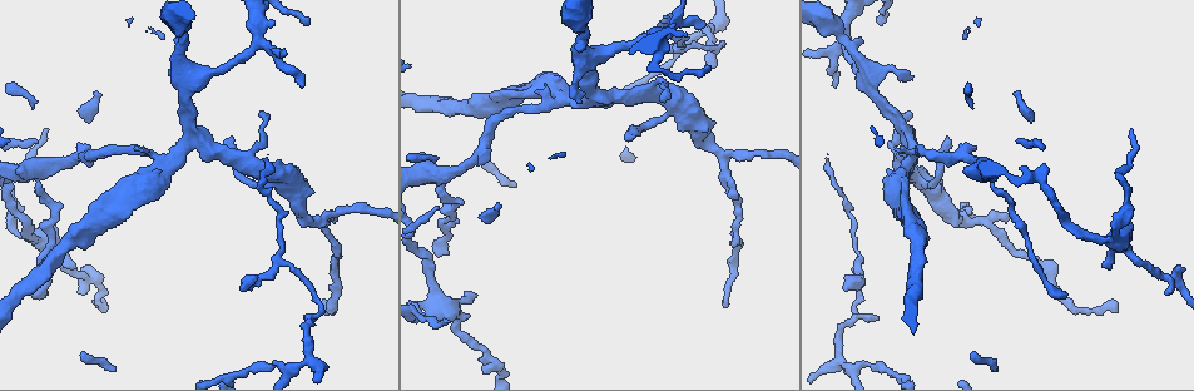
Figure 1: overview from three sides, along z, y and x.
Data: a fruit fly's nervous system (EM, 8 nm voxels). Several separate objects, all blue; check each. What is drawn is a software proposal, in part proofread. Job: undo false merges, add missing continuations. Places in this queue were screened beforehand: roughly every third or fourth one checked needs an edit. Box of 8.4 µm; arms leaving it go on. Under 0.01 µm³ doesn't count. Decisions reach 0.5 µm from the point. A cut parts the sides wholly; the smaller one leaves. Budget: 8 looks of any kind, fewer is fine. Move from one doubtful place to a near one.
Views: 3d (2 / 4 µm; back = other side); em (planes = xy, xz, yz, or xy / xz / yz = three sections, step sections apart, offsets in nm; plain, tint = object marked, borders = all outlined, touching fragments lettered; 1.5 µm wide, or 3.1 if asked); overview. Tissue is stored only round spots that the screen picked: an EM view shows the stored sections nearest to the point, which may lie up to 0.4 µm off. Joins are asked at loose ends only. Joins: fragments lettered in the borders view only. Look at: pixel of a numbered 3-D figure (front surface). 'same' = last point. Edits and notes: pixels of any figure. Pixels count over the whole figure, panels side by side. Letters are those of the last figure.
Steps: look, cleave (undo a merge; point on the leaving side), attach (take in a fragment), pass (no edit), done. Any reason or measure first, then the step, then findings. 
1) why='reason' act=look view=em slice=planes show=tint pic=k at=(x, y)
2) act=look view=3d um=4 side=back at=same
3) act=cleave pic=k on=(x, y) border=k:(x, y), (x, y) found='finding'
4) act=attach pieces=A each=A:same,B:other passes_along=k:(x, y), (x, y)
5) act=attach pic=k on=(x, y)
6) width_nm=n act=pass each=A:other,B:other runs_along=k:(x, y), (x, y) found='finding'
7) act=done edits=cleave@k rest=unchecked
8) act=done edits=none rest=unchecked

why='an open end' act=look view=em slice=xy step=8 show=tint pic=1 at=(708, 70)

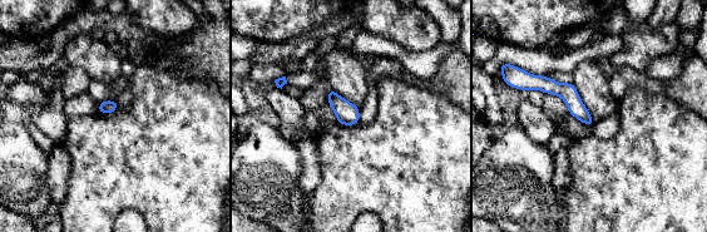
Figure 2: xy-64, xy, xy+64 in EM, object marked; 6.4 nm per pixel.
why='cut it another way' act=look view=em slice=planes show=borders at=same

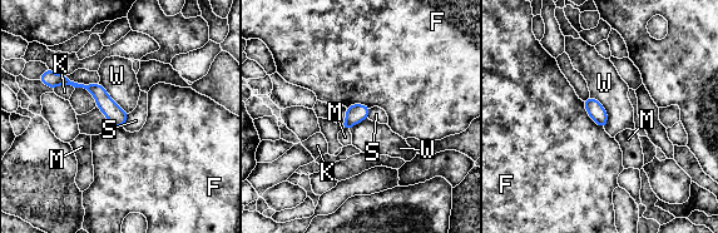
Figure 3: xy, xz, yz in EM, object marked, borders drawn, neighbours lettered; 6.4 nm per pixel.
width_nm=110 longest_contact=W:240nm act=pass each=F:other,K:other,M:other,S:other,W:other found='none of them fits'

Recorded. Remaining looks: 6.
why='thin neck' act=look view=3d um=2 pic=1 at=(580, 40)

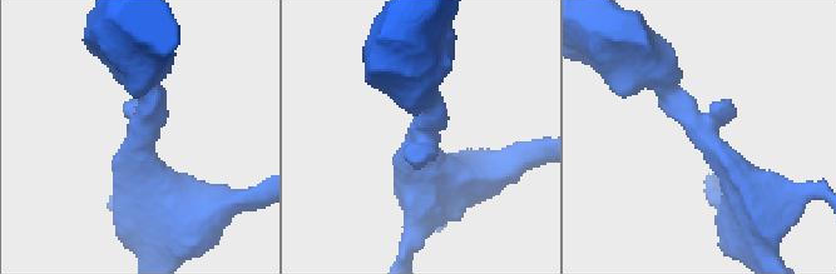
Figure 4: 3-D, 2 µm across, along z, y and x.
arm_widths_nm=360,360 why='shape alone is not enough' act=look view=em slice=xy step=4 show=borders pic=4 at=(143, 137)

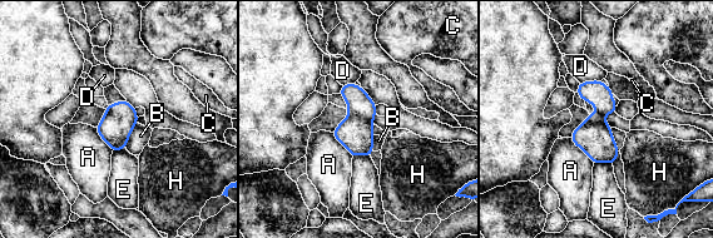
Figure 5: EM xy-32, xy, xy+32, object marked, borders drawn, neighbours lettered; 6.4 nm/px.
act=pass each=A:other,B:other,C:other,D:other,E:other,H:other border=5:(370, 155), (355, 155), (352, 158) found='all the same neuron'

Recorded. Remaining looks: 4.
why='abrupt turn' act=look view=3d um=2 side=back pic=1 at=(284, 263)

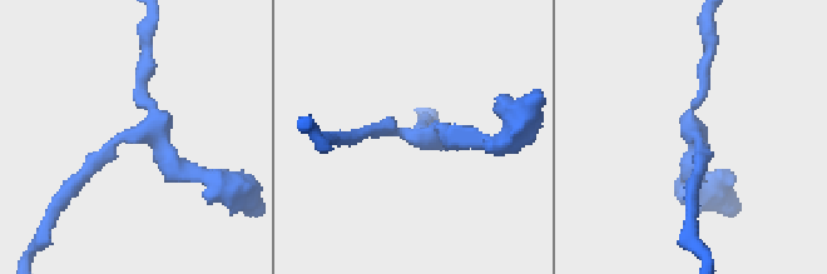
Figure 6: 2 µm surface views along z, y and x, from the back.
arms=3 act=look view=em slice=planes show=tint pic=6 at=(135, 139)

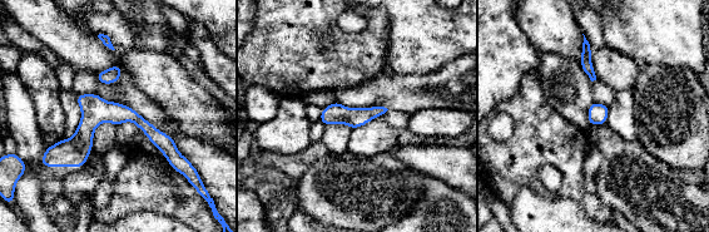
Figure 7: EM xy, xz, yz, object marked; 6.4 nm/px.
why='see the neighbours' act=look view=em slice=planes show=borders at=same

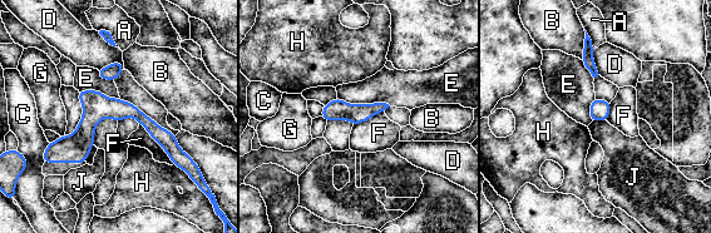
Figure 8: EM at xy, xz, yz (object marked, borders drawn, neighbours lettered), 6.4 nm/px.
act=pass each=A:other,B:other,C:other,D:other,E:other,F:other,G:other,H:other,J:other border=8:(118, 120), (134, 118), (139, 123) found='all the same neuron'

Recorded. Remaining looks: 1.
act=done edits=none rest=unchecked

